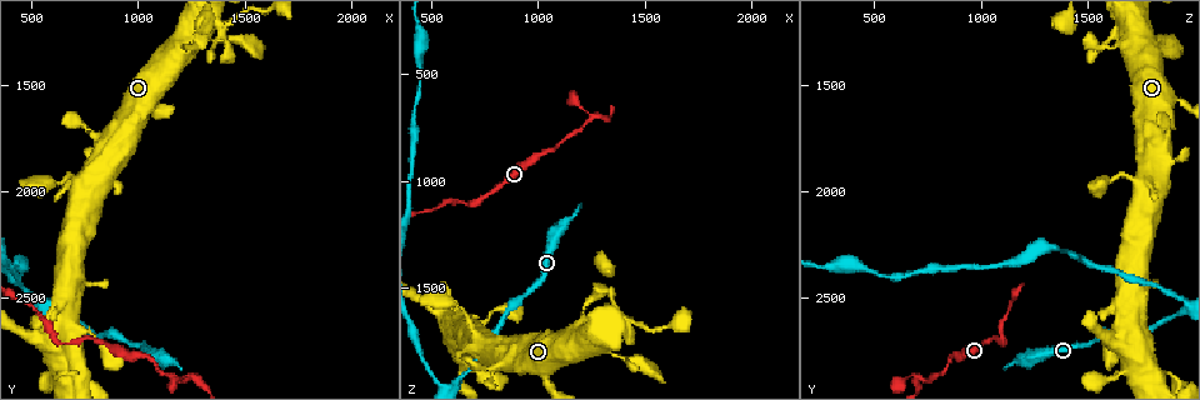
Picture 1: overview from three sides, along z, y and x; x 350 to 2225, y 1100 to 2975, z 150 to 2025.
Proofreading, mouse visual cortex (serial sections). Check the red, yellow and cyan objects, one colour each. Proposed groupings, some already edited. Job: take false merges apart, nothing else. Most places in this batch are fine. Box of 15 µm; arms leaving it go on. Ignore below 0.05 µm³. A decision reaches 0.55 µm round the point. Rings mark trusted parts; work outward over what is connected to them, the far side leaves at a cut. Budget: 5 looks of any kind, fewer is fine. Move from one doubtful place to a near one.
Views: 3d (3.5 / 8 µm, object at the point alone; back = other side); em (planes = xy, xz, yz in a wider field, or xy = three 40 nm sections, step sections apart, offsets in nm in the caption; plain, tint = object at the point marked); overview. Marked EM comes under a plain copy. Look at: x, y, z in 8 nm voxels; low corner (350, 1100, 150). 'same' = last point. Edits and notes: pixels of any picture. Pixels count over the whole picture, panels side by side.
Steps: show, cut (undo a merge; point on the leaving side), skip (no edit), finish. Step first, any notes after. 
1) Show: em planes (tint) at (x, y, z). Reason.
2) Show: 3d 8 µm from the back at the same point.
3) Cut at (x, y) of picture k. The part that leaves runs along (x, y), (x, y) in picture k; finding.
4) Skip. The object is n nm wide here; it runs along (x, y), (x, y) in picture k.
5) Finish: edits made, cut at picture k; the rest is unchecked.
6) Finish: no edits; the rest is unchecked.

Show: 3d 3.5 µm at (730, 1970, 1760). Calibre changes.

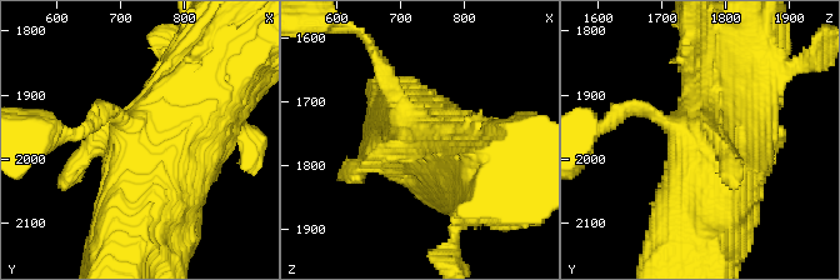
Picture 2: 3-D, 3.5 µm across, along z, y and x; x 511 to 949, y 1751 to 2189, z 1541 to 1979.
Show: em xy step 2 (tint) at (730, 1965, 1750).

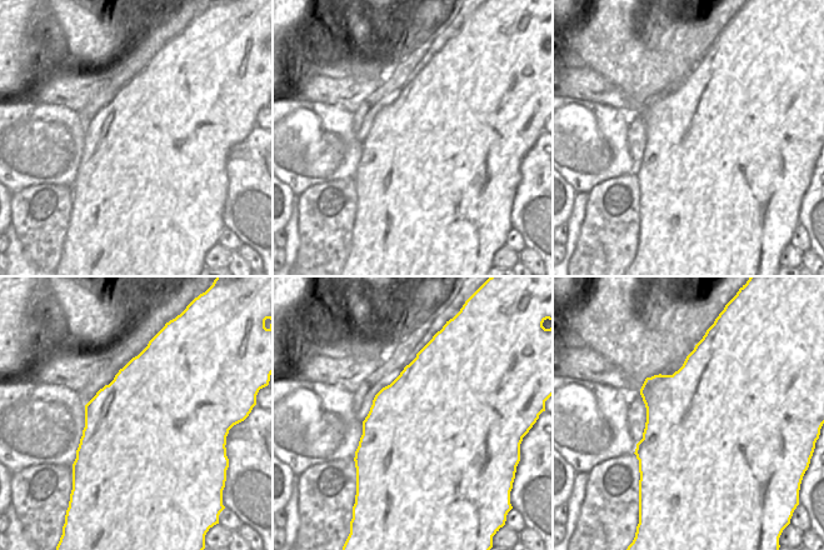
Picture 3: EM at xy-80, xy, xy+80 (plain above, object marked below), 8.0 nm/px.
Show: em xy step 5 (tint) at the same point. Cut it another way.

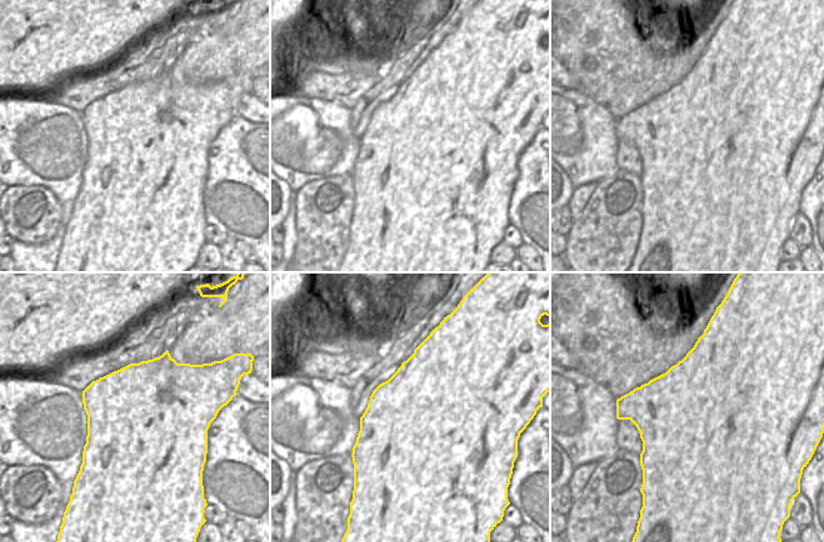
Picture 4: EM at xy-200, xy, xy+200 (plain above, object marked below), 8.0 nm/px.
Skip. It runs along (205, 91), (136, 238) in picture 2; continuous, no second cell.

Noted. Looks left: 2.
Show: 3d 3.5 µm from the back at (610, 2560, 1950). Abrupt turn.

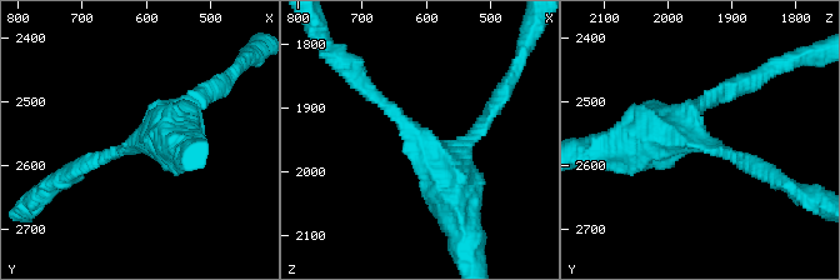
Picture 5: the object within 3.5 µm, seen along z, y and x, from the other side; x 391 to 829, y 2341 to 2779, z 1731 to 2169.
Show: em xy step 5 (tint) at (600, 2560, 1945). 3 arms meet here; the arms are 150, 200, 450 nm wide; need the tissue.

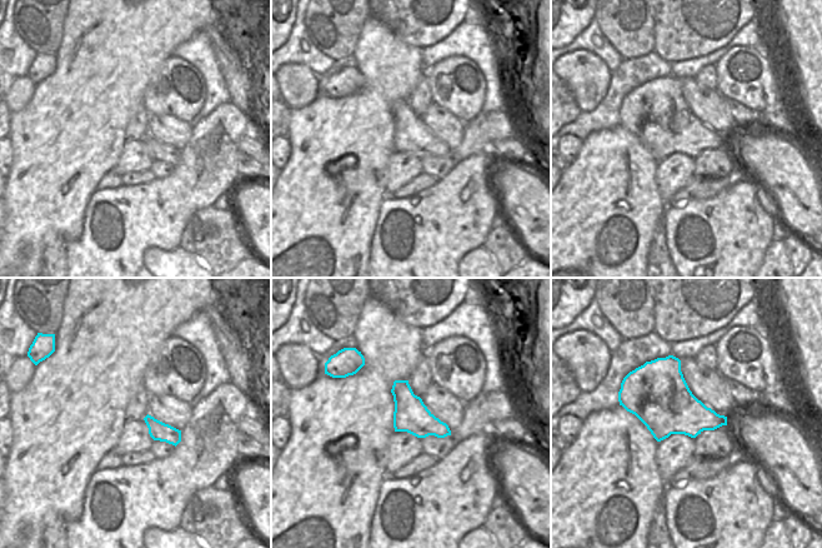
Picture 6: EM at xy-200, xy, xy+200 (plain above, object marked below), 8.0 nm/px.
Skip. It runs along (81, 168), (154, 136), (196, 105) in picture 5; all the same cell.

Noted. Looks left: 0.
Finish: no edits; the rest is unchecked.

